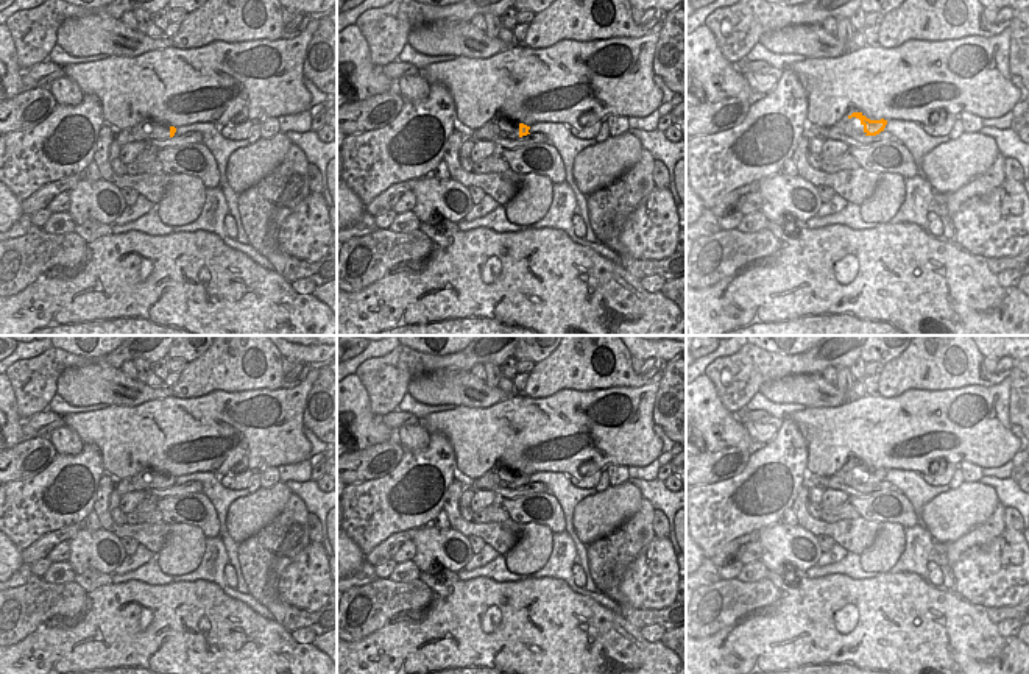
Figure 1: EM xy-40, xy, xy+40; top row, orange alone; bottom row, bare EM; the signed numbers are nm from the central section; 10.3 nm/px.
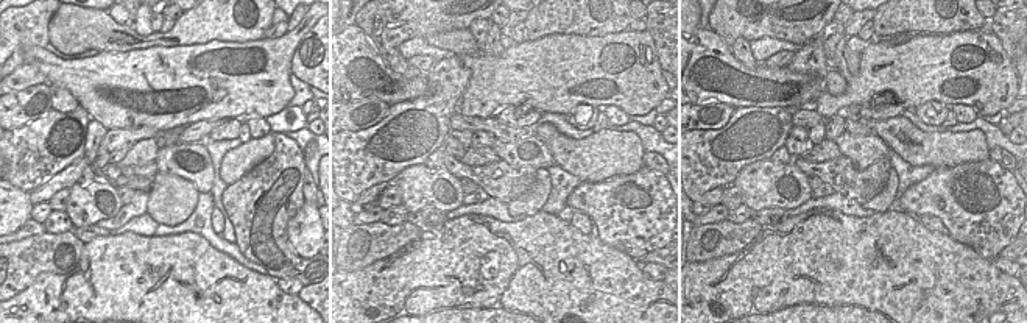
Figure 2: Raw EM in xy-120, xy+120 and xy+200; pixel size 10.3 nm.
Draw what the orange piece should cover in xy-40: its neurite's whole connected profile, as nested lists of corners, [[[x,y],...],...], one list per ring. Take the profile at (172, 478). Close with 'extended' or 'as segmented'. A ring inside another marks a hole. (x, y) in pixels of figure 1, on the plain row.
[[[151,468],[142,470],[133,477],[126,477],[115,484],[115,491],[123,496],[131,491],[150,491],[153,488],[170,488],[176,482],[176,477],[168,473],[157,473]]]; extended

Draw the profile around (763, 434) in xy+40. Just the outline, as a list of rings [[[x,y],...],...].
[[[745,421],[744,426],[753,442],[756,442],[758,445],[770,443],[778,432],[778,424],[761,424],[755,421]]]

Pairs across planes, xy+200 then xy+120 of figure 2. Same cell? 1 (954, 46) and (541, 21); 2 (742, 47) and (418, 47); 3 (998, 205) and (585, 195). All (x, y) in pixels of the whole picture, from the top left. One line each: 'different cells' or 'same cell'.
1: different cells
2: different cells
3: same cell

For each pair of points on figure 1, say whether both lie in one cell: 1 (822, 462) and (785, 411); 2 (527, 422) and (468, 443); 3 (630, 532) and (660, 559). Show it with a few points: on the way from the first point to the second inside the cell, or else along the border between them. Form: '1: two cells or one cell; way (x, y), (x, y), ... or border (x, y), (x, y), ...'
1: two cells; border (806, 407), (786, 417)
2: one cell; way (516, 437), (484, 437)
3: two cells; border (655, 535), (622, 574)

